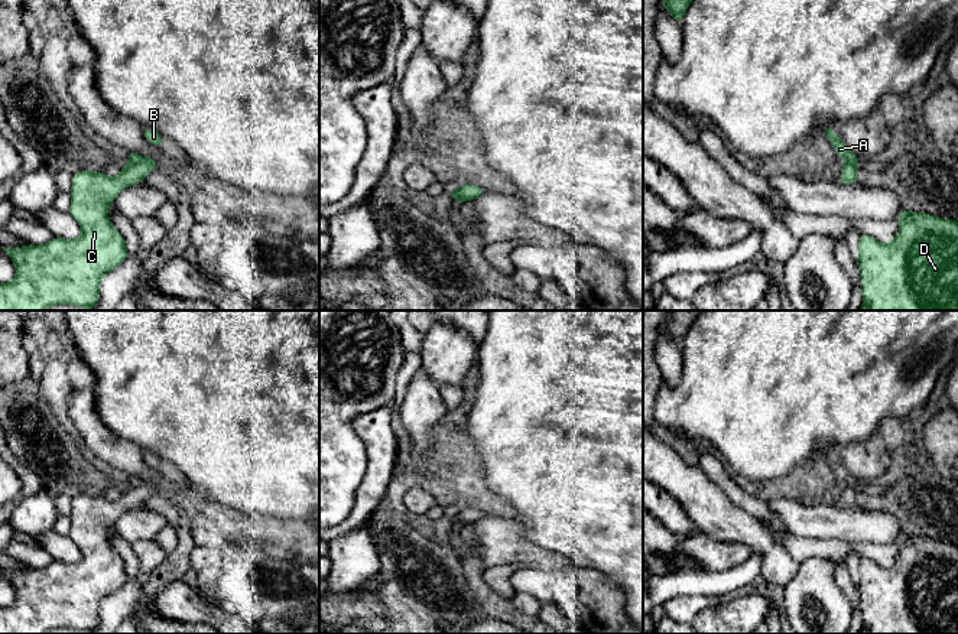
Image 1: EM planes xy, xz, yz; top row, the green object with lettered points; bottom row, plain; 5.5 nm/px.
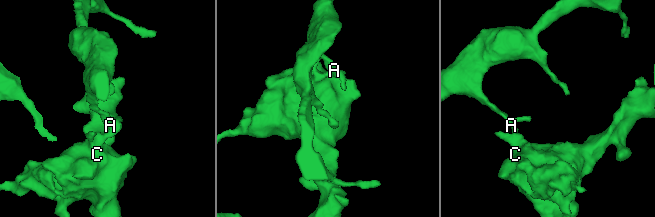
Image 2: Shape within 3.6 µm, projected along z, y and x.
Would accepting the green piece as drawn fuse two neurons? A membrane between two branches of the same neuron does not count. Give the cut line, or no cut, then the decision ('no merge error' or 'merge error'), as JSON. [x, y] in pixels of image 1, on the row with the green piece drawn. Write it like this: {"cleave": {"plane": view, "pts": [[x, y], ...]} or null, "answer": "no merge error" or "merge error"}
{"cleave": {"plane": "yz", "pts": [[846, 161], [857, 165]]}, "answer": "merge error"}

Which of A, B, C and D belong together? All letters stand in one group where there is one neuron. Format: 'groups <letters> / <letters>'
groups A / B C D

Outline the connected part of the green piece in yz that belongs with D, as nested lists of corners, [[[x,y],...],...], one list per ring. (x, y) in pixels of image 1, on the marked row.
[[[905,209],[896,220],[900,230],[892,243],[879,243],[868,234],[858,238],[861,311],[958,311],[958,221]]]

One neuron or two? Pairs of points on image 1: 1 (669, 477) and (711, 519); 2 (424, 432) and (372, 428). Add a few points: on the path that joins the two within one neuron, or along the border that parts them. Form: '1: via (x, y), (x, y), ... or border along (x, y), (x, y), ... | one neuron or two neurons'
1: via (679, 485), (702, 509) | one neuron
2: border along (396, 420), (400, 426) | two neurons

